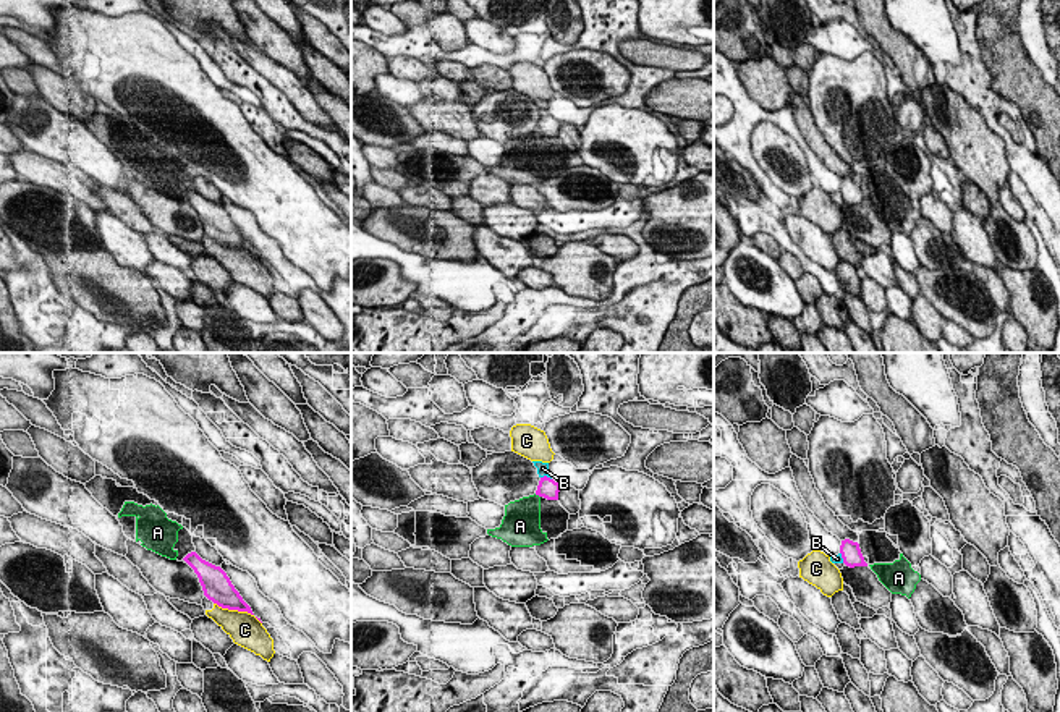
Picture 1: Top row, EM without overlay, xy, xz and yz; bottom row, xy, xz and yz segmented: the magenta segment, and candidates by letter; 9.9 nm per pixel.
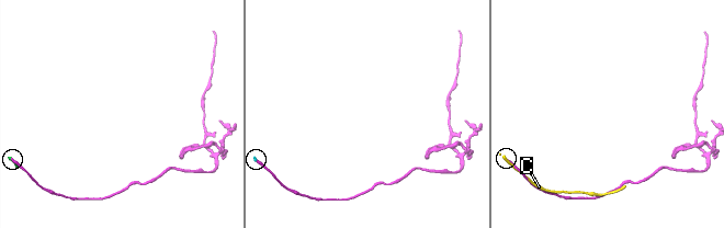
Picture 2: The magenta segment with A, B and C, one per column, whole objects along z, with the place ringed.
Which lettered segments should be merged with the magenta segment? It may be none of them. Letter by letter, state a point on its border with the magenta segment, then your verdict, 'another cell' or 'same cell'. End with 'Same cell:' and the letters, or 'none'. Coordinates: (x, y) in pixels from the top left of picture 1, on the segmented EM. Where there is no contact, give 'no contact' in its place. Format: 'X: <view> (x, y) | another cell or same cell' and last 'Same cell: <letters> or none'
A: xz (538, 494) | another cell
B: xz (546, 476) | same cell
C: xy (238, 610) | another cell
Same cell: B

